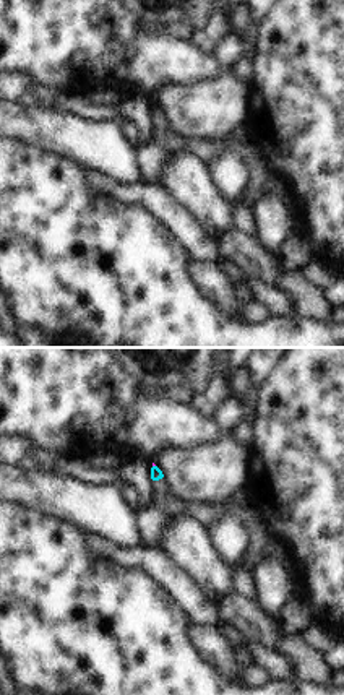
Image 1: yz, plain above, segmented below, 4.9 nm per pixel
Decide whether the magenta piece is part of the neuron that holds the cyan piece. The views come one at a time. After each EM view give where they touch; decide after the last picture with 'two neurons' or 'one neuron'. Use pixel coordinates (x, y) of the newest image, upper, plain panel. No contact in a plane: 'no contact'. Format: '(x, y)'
no contact

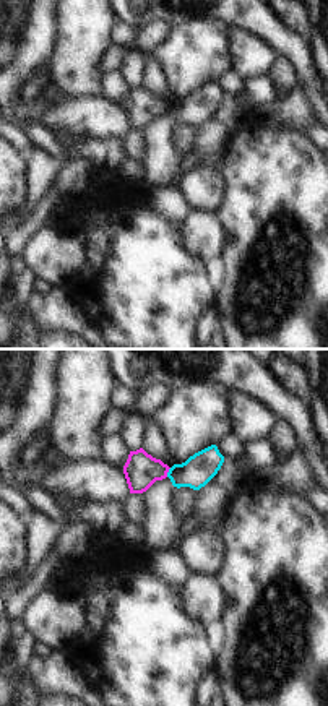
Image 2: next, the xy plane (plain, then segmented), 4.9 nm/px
(168, 109)

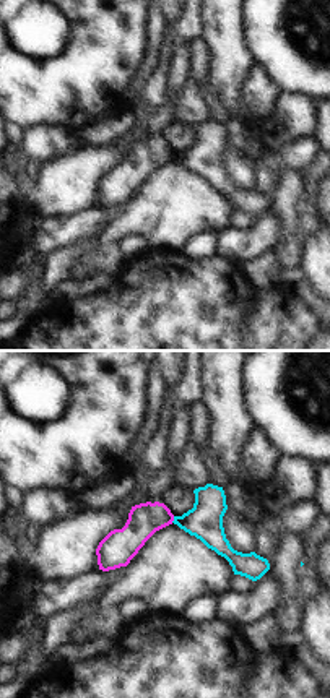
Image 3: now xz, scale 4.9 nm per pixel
(174, 156)

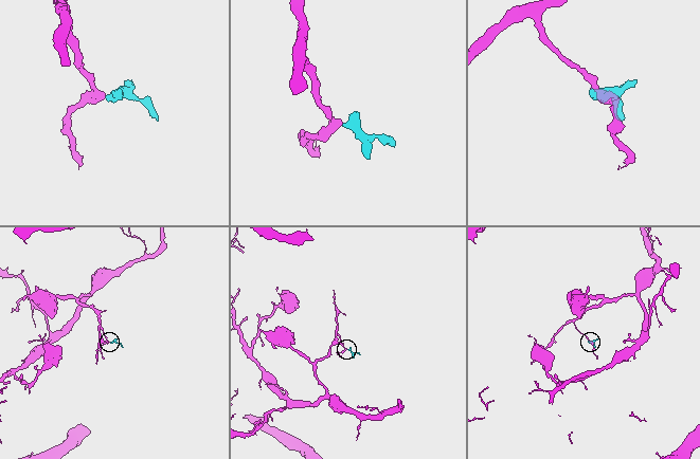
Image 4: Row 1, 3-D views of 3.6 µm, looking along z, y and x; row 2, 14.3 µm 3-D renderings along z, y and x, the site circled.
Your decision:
two neurons

